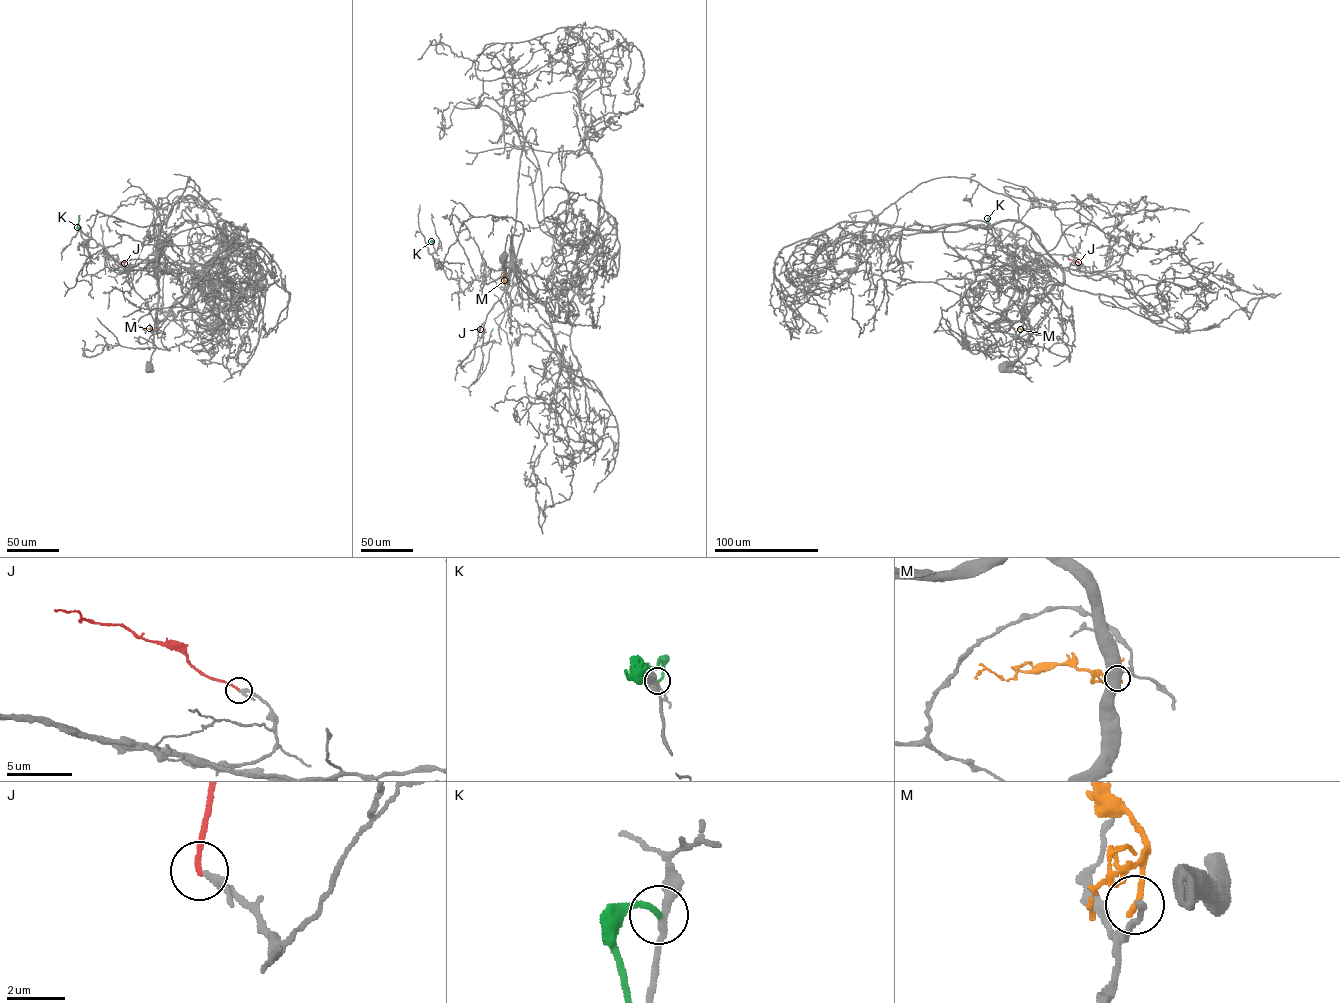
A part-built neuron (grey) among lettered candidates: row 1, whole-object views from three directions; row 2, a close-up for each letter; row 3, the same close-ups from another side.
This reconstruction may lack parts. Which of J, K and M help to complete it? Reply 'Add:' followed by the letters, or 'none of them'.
Add: none of them

